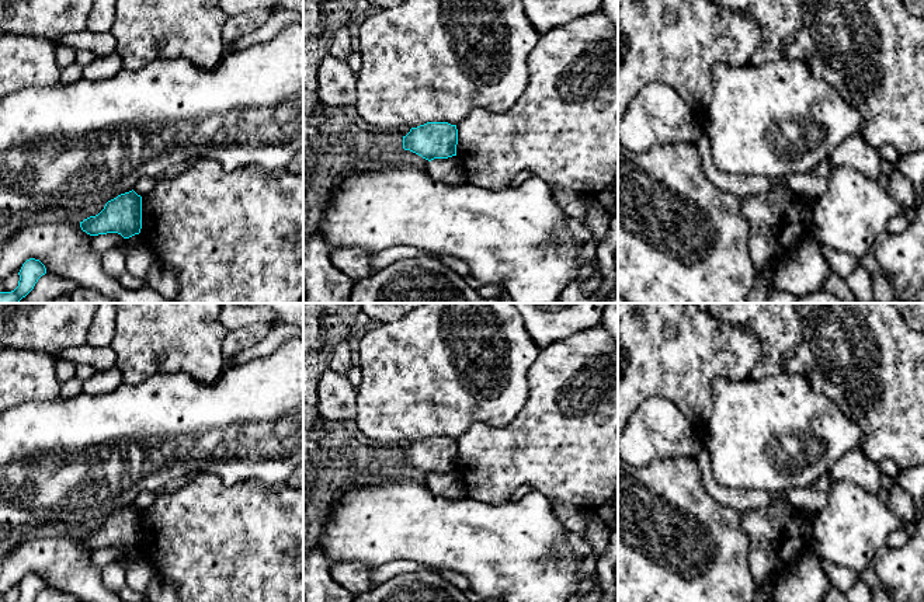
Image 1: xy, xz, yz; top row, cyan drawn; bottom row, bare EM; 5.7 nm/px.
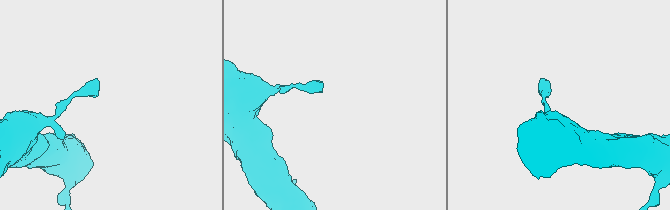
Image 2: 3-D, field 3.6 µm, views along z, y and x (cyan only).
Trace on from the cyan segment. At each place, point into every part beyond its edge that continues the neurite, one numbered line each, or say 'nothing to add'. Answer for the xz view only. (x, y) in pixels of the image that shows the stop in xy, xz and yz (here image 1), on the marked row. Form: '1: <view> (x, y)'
nothing to add

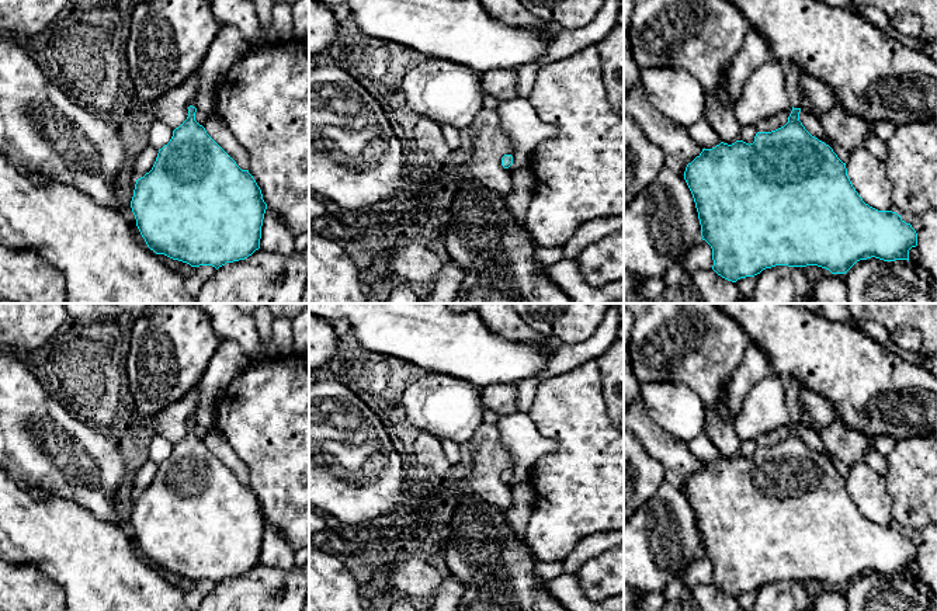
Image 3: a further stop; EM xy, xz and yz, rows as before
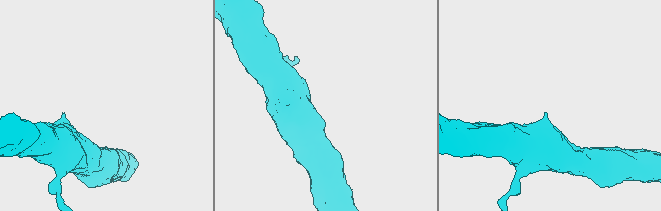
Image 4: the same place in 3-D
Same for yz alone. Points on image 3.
1: yz (794, 73)

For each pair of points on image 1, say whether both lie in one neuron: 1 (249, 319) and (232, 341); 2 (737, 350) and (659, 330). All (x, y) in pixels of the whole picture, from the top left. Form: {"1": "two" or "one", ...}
{"1": "two", "2": "one"}

